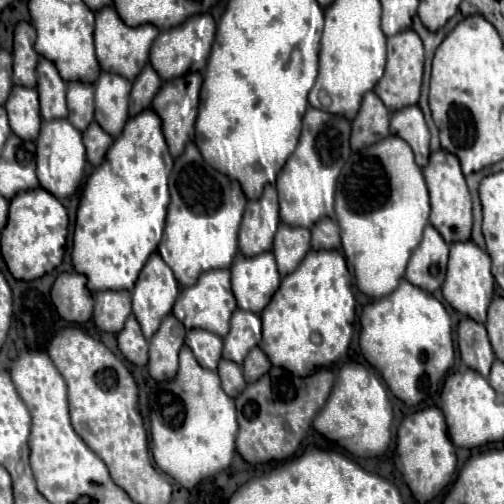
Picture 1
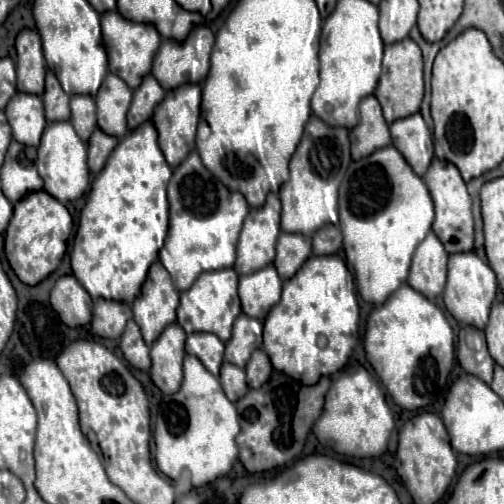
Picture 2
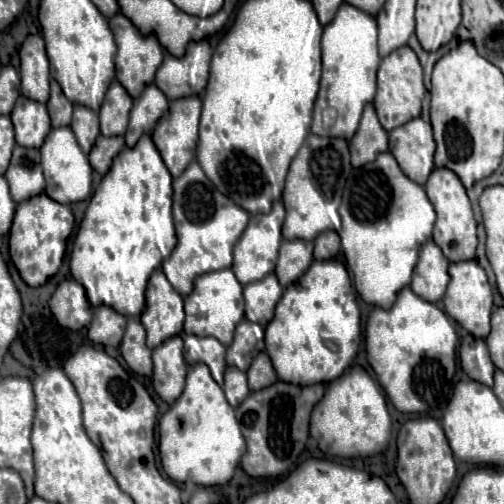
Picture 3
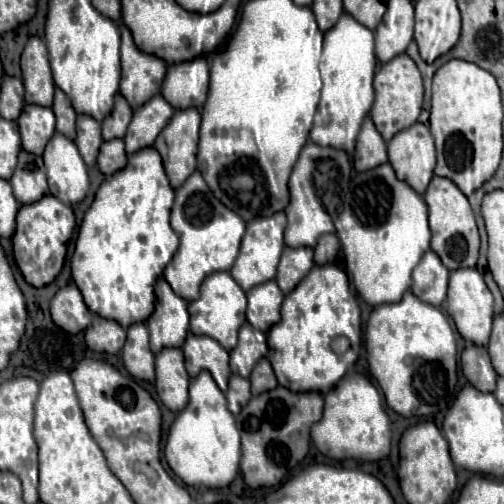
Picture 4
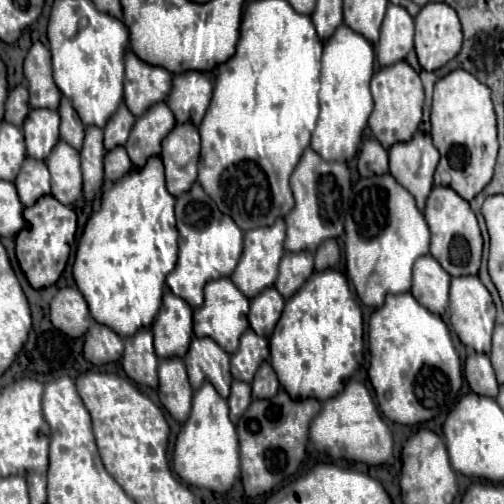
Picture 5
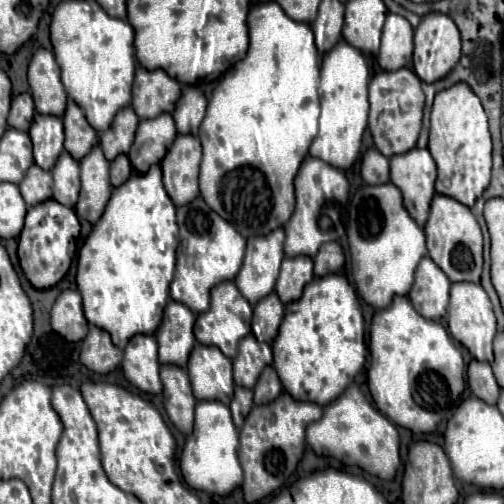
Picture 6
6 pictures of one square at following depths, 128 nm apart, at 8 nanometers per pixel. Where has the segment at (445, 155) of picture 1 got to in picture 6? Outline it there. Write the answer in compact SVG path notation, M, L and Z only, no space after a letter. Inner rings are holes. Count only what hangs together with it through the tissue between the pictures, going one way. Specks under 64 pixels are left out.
M436 194L432 198L432 208L424 232L430 258L444 270L450 282L474 282L474 284L480 282L483 269L483 234L476 218L464 204L448 196Z

